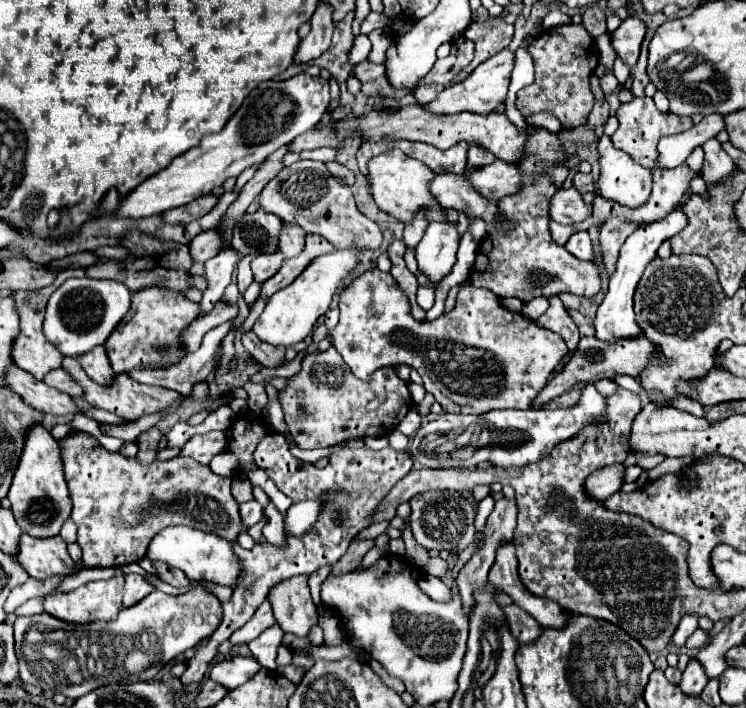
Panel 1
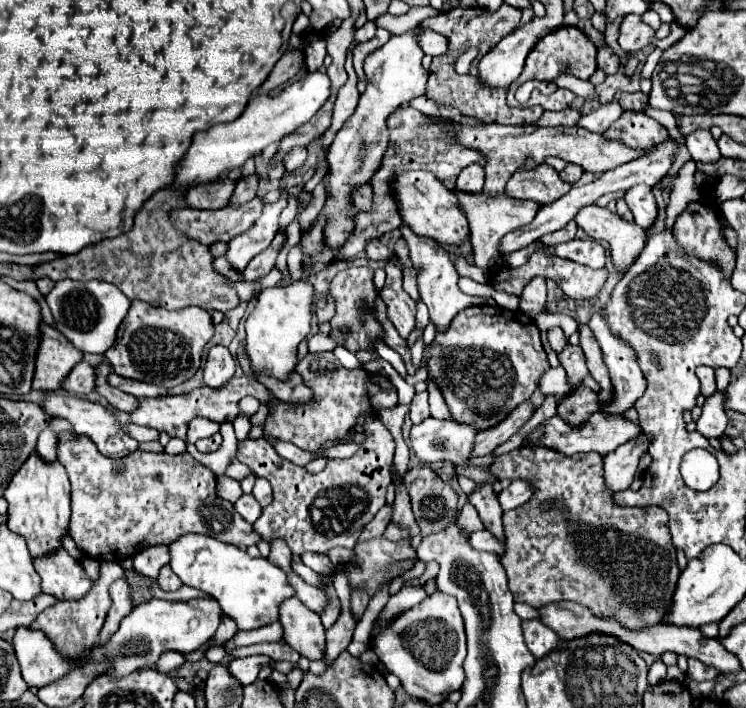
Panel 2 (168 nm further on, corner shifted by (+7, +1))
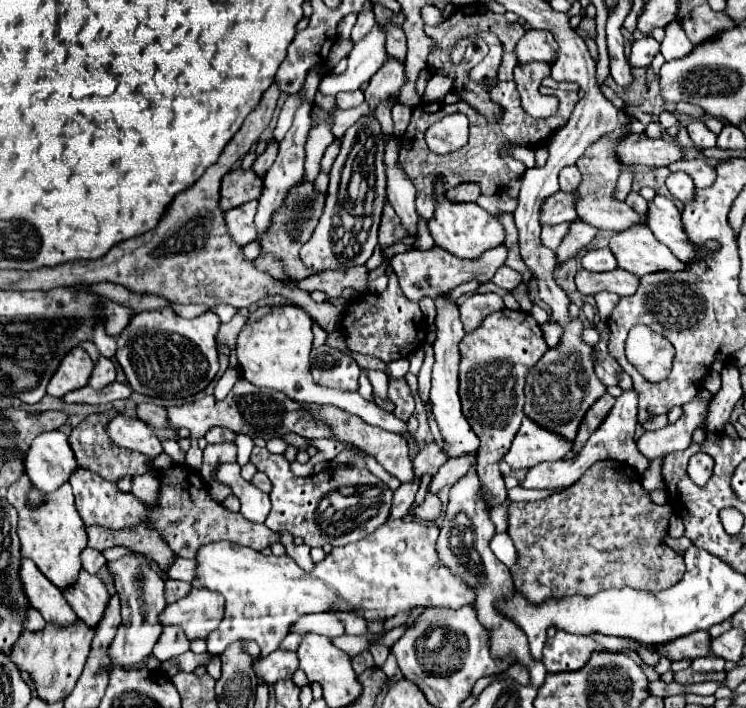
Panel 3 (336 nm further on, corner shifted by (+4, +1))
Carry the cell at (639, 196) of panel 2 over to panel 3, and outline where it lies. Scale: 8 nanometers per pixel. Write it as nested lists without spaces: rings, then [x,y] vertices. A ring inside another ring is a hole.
[[[655,195],[653,201],[649,201],[647,209],[647,227],[653,231],[653,235],[671,249],[671,253],[683,261],[691,263],[697,257],[697,249],[691,245],[689,237],[683,233],[681,225],[681,213],[673,205],[671,199],[663,195]]]

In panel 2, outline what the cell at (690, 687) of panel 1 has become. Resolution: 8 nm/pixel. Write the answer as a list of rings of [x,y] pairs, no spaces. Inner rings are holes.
[[[688,659],[688,675],[692,681],[714,681],[720,671],[696,661],[696,659]]]

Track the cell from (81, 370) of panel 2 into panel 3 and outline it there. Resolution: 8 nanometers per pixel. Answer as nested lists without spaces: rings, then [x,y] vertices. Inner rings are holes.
[[[99,357],[89,379],[89,387],[103,389],[109,381],[115,381],[115,365],[107,357]]]

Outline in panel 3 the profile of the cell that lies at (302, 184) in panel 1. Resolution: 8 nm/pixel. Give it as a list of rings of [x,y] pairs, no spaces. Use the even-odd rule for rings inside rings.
[[[437,245],[433,249],[421,251],[421,249],[411,249],[405,253],[397,253],[391,257],[391,267],[399,277],[399,285],[403,289],[403,293],[411,299],[411,301],[419,301],[421,297],[429,295],[435,299],[435,295],[443,293],[443,291],[451,291],[457,285],[469,281],[469,279],[479,279],[479,283],[491,281],[491,277],[495,275],[495,271],[505,265],[507,259],[507,245],[497,245],[493,249],[487,249],[483,255],[479,255],[477,259],[459,259],[451,253],[447,253],[445,249],[439,249]]]

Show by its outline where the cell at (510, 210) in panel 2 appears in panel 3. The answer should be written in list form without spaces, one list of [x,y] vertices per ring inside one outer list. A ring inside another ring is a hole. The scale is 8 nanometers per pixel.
[[[557,191],[555,195],[547,197],[541,205],[541,213],[539,213],[539,221],[541,225],[557,225],[563,221],[575,221],[575,205],[571,205],[573,201],[573,193],[563,193]]]

